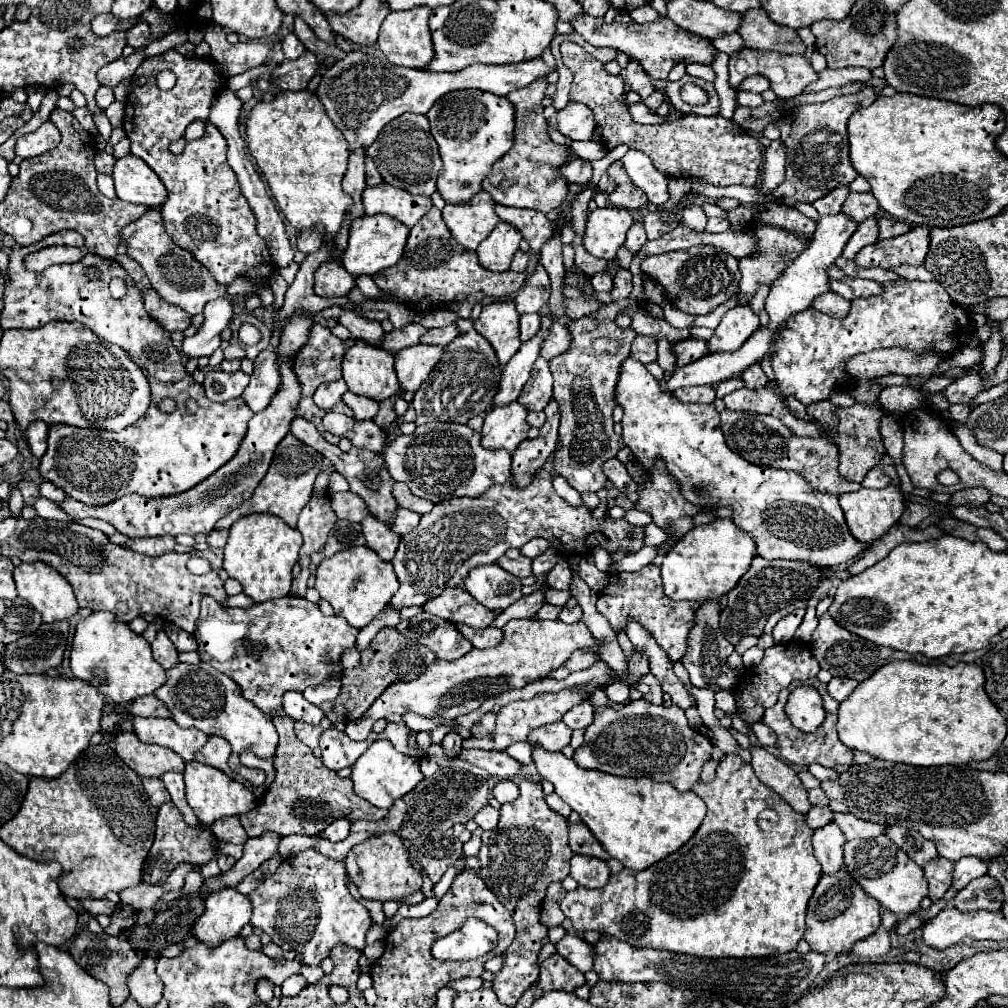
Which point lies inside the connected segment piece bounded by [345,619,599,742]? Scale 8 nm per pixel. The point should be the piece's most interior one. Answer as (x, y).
(530, 649)

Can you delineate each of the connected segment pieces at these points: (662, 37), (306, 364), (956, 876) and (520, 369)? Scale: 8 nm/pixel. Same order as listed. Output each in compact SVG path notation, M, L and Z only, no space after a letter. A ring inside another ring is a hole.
M583 14L581 18L575 18L571 22L573 30L581 34L591 46L611 46L619 52L629 54L629 58L639 60L643 64L643 70L653 78L653 80L667 80L667 74L675 64L713 64L715 60L715 50L709 44L707 38L697 38L695 34L689 34L677 24L669 22L669 18L657 18L657 22L651 22L649 26L641 24L623 24L623 22L611 22L607 24L603 18L593 18Z
M315 324L309 332L309 342L305 344L305 348L301 348L301 352L297 354L295 358L295 372L297 372L297 378L303 386L303 392L301 392L301 402L297 406L297 416L313 422L317 426L319 432L323 432L323 438L329 442L329 444L337 444L339 438L329 434L323 426L321 426L321 418L325 416L325 410L317 408L315 402L313 402L313 392L323 384L323 382L333 382L333 380L339 380L341 378L341 362L343 362L343 356L347 352L347 348L353 346L353 338L349 340L339 340L337 336L333 336L329 332L329 328L321 326L321 324Z
M965 856L955 862L955 872L953 872L953 888L961 890L965 888L971 880L985 876L987 874L987 864L975 856Z
M543 316L541 330L529 342L525 342L519 348L519 352L505 364L503 376L499 382L499 390L493 398L493 406L507 406L517 400L517 396L521 394L521 388L529 380L533 362L539 358L539 346L543 342L543 338L549 334L549 324L553 324L553 320Z

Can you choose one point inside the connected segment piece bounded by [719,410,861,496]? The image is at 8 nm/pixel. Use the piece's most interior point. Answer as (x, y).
(763, 440)

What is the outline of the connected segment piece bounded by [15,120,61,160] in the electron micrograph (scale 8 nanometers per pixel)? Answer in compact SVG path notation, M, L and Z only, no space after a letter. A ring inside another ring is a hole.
M47 120L35 132L25 134L17 140L15 154L17 154L19 160L25 160L29 156L39 156L39 154L45 154L45 152L53 150L59 142L61 142L61 134L59 134L57 126L51 120Z

